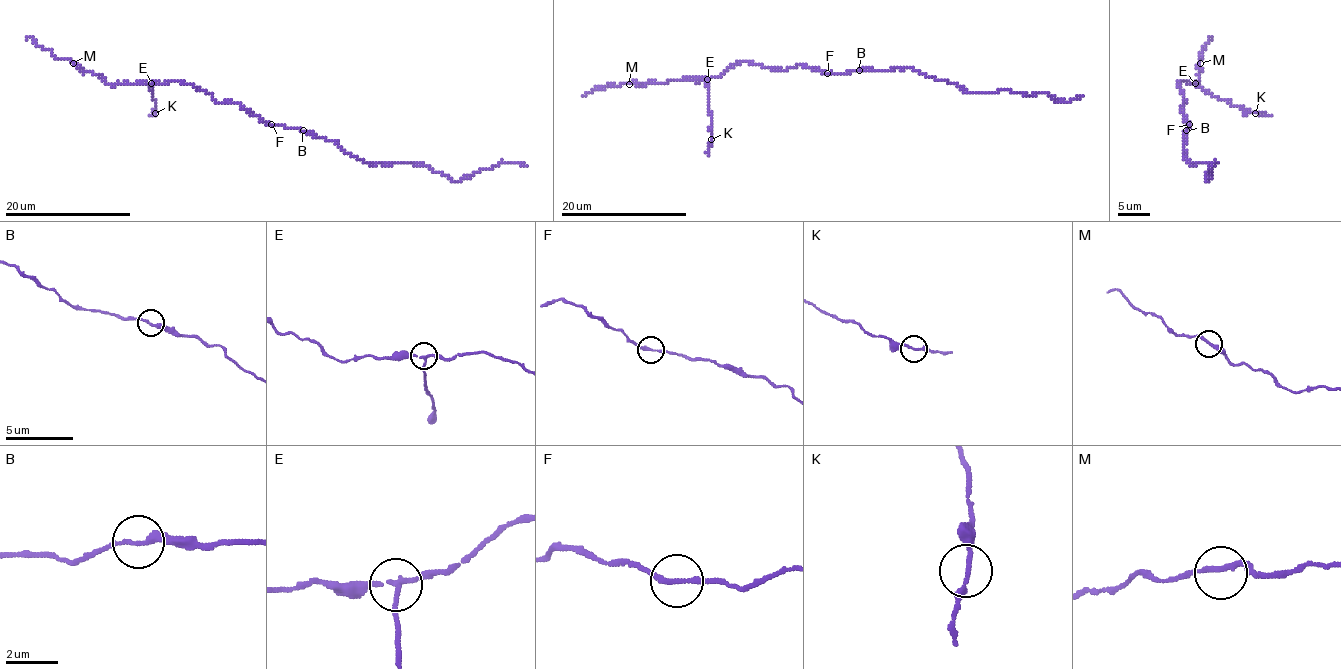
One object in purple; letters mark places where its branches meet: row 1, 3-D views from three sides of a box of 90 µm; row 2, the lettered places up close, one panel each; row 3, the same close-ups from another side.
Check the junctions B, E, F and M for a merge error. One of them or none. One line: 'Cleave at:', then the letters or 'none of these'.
Cleave at: E

